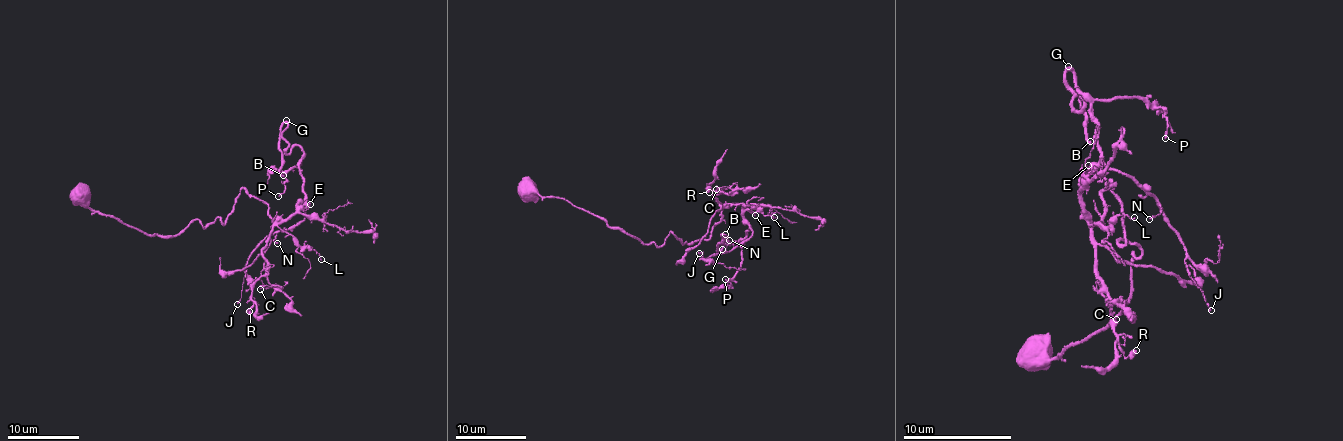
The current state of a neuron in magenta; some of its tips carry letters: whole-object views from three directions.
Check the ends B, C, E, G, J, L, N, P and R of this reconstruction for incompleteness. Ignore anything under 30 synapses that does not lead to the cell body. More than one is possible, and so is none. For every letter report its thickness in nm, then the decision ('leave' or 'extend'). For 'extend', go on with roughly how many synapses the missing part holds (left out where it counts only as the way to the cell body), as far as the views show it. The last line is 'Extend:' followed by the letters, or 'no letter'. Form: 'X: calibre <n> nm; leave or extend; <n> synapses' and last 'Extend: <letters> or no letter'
B: calibre 260 nm; extend; 60 synapses
C: calibre 130 nm; leave
E: calibre 110 nm; leave
G: calibre 240 nm; leave
J: calibre 100 nm; leave
L: calibre 80 nm; leave
N: calibre 100 nm; leave
P: calibre 140 nm; leave
R: calibre 400 nm; leave
Extend: B

